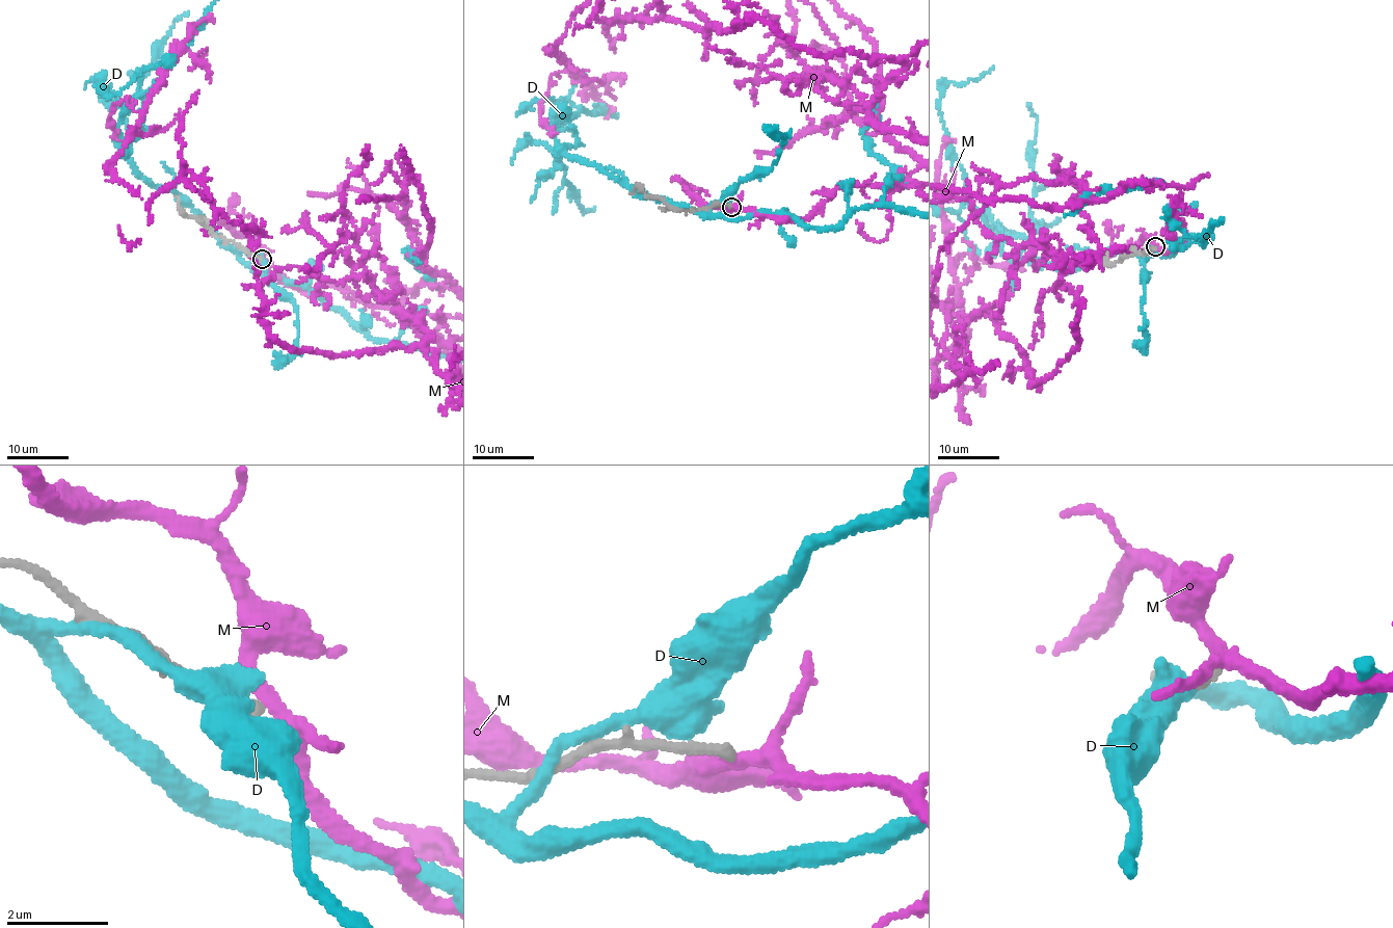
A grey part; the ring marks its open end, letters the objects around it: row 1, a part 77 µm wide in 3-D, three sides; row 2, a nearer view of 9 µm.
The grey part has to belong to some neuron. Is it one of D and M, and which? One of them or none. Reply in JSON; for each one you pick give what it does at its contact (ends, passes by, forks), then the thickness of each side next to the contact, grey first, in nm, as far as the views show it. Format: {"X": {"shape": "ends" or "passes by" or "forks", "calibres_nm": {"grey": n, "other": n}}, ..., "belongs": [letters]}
{"belongs": []}

